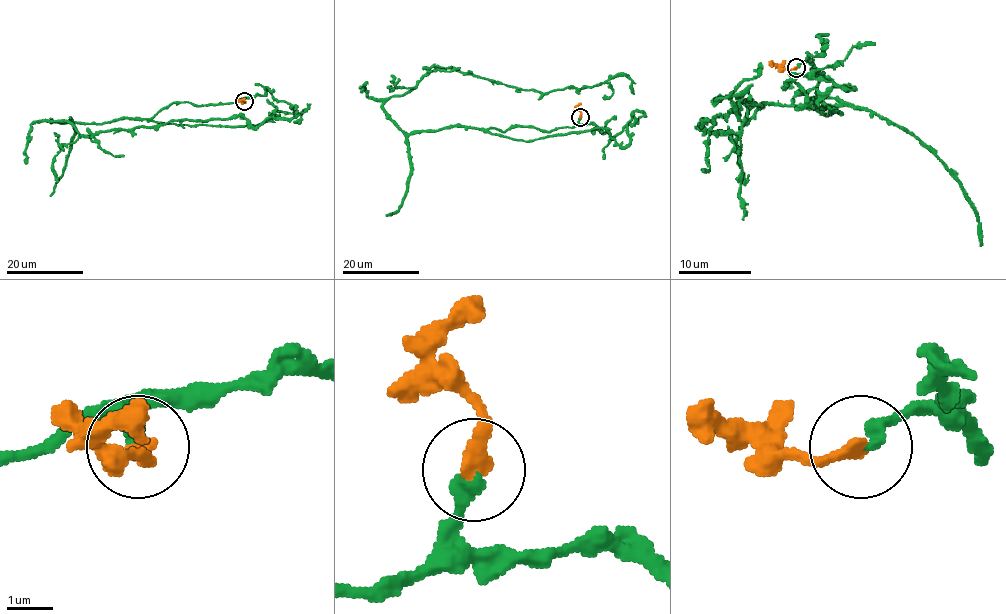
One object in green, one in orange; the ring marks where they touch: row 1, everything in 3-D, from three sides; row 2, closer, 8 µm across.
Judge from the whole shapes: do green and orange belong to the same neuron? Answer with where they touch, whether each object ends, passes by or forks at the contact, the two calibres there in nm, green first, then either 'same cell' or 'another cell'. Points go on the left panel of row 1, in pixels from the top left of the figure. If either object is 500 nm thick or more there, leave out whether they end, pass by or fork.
(244, 101) | green ends | orange ends | 300/320 nm | same cell

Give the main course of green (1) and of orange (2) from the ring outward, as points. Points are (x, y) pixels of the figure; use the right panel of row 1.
1: (796, 68), (824, 73), (827, 106), (700, 128), (753, 84)
2: (796, 68), (786, 70), (771, 61)

